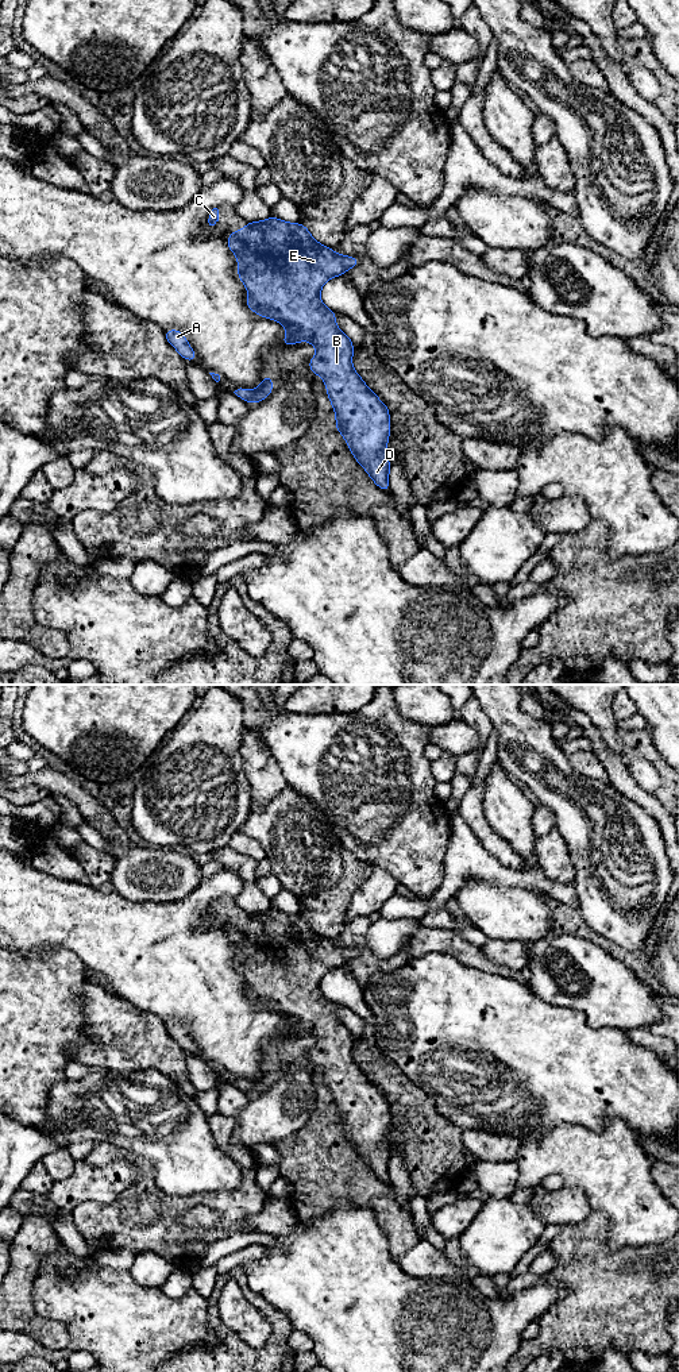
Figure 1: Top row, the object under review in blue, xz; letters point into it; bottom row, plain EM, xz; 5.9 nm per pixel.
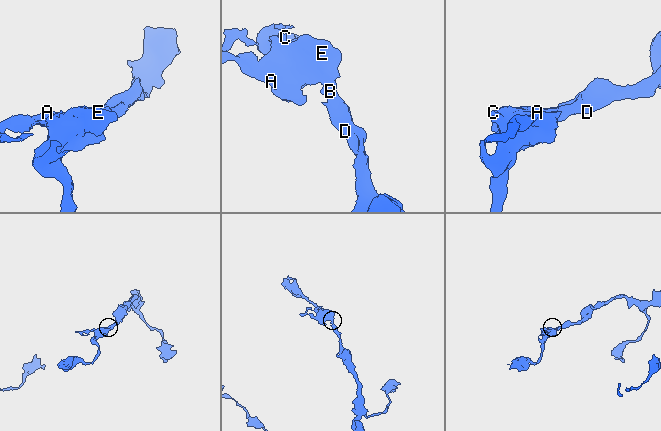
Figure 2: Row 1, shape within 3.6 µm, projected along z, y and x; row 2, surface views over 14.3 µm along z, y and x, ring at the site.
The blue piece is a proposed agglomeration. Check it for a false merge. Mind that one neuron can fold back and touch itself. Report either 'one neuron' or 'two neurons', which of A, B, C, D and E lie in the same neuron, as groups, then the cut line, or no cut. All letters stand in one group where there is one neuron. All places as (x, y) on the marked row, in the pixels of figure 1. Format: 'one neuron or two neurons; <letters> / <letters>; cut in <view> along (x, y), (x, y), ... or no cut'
one neuron; A B C D E; no cut

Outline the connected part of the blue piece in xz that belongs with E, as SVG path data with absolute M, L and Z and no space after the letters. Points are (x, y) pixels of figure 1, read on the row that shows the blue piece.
M273 215L263 221L248 221L240 231L234 230L225 242L238 257L238 277L250 290L246 305L258 316L277 320L285 327L286 336L281 342L283 347L301 340L316 347L317 357L308 361L308 367L325 382L336 413L335 428L374 483L389 493L389 408L354 370L354 343L333 323L339 313L328 309L320 298L320 290L329 278L342 277L348 269L358 266L360 259L336 254L331 247L316 242L304 224L288 223Z

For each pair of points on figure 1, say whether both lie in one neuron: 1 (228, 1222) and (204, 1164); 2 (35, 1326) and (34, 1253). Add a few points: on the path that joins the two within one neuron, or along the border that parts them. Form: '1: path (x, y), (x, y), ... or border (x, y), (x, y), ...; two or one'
1: border (243, 1175), (243, 1180), (231, 1190), (185, 1197); two
2: path (22, 1309), (22, 1271); one

